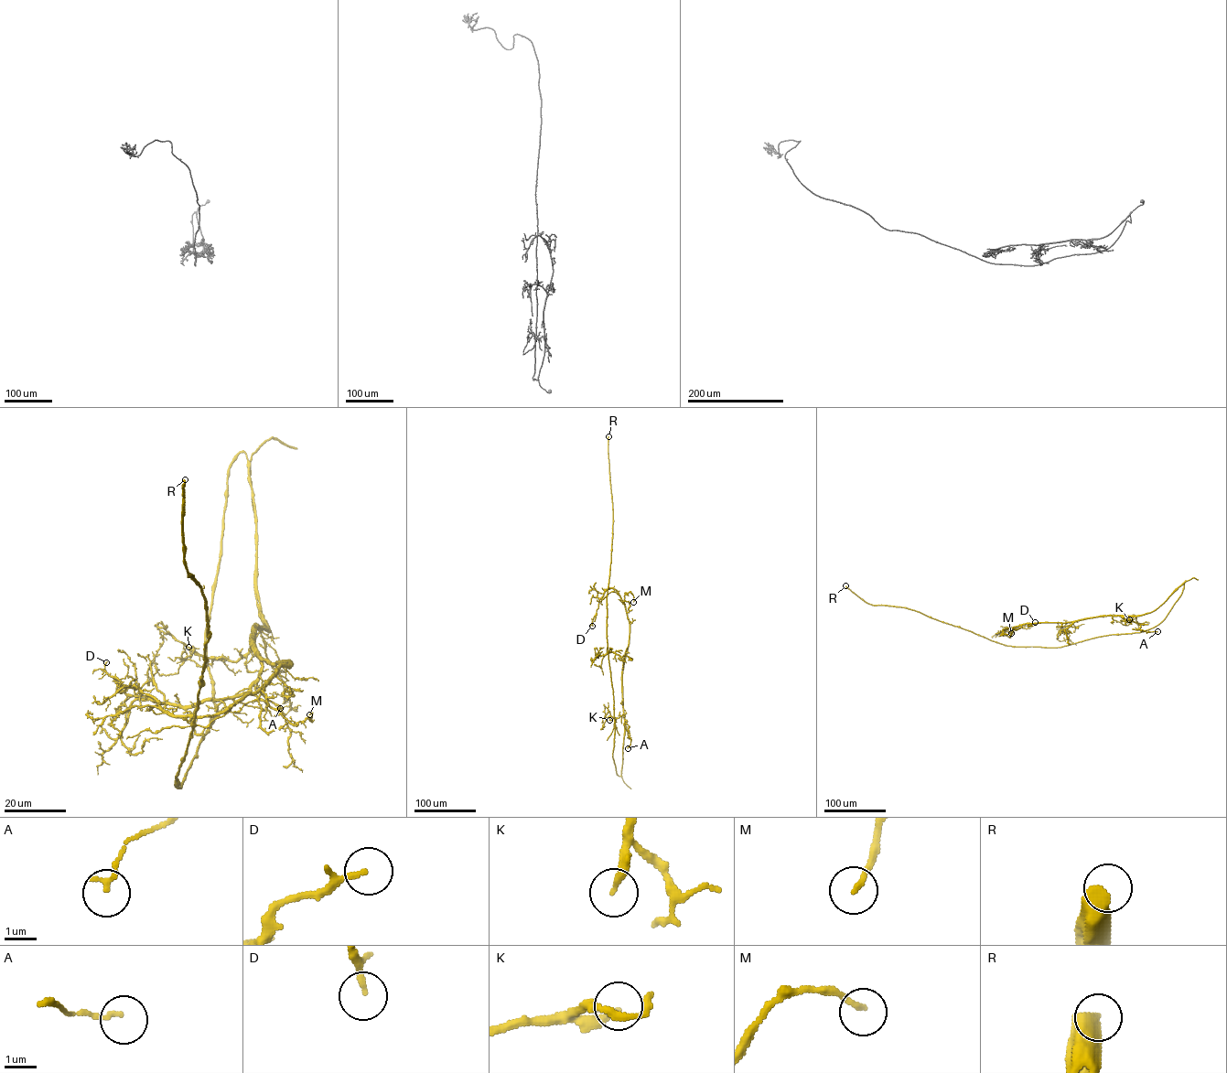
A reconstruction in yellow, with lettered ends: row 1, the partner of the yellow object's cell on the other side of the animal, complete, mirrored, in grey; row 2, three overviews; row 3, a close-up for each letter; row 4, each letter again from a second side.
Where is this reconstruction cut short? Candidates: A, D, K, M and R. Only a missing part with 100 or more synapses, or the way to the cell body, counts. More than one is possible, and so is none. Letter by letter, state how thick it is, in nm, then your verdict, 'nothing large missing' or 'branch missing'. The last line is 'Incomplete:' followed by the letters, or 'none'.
A: 150 nm | nothing large missing
D: 120 nm | nothing large missing
K: 200 nm | nothing large missing
M: 170 nm | nothing large missing
R: 550 nm | branch missing
Incomplete: R

